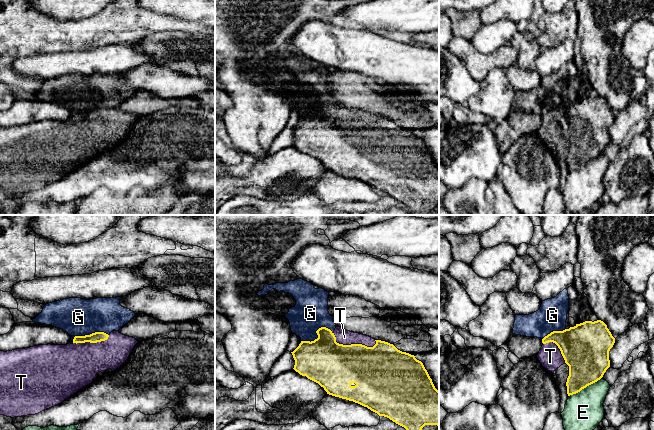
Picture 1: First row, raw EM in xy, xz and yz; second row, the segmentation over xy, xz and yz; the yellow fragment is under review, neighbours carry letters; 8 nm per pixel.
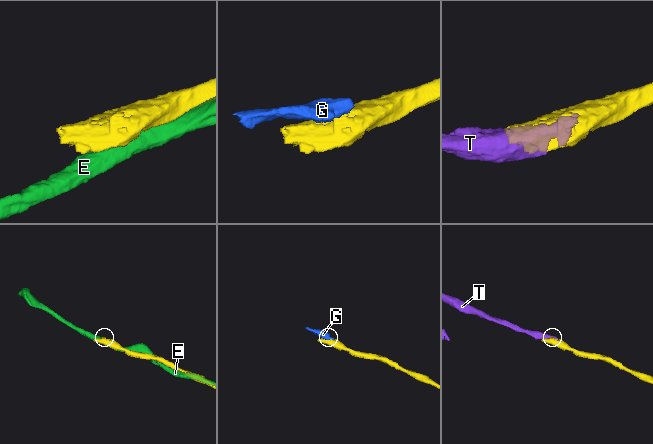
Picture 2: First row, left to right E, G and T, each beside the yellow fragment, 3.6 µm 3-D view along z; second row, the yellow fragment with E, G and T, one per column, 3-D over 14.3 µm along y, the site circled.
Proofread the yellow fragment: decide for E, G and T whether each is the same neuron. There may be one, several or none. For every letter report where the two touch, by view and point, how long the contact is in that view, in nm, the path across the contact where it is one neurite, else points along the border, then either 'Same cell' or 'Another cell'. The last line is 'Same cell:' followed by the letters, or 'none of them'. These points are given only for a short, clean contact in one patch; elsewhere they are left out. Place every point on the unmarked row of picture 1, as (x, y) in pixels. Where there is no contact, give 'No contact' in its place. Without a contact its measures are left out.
E: Touches yellow at yz (585, 163). Shared border 300 nm. Another cell
G: Touches yellow at xz (317, 110). Shared border 280 nm. Another cell
T: Touches yellow at xz (352, 120). Shared border 360 nm. Same cell
Same cell: T

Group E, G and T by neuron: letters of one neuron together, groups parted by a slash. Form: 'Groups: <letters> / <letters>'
Groups: E / G / T

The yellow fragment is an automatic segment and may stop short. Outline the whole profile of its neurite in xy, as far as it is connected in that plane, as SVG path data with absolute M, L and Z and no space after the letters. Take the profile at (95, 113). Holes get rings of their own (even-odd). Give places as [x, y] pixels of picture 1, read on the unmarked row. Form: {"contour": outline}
{"contour": "M118 107L109 111L95 108L75 112L67 121L38 121L25 125L0 127L0 191L35 191L57 182L78 166L92 159L98 148L119 144L138 117Z"}

